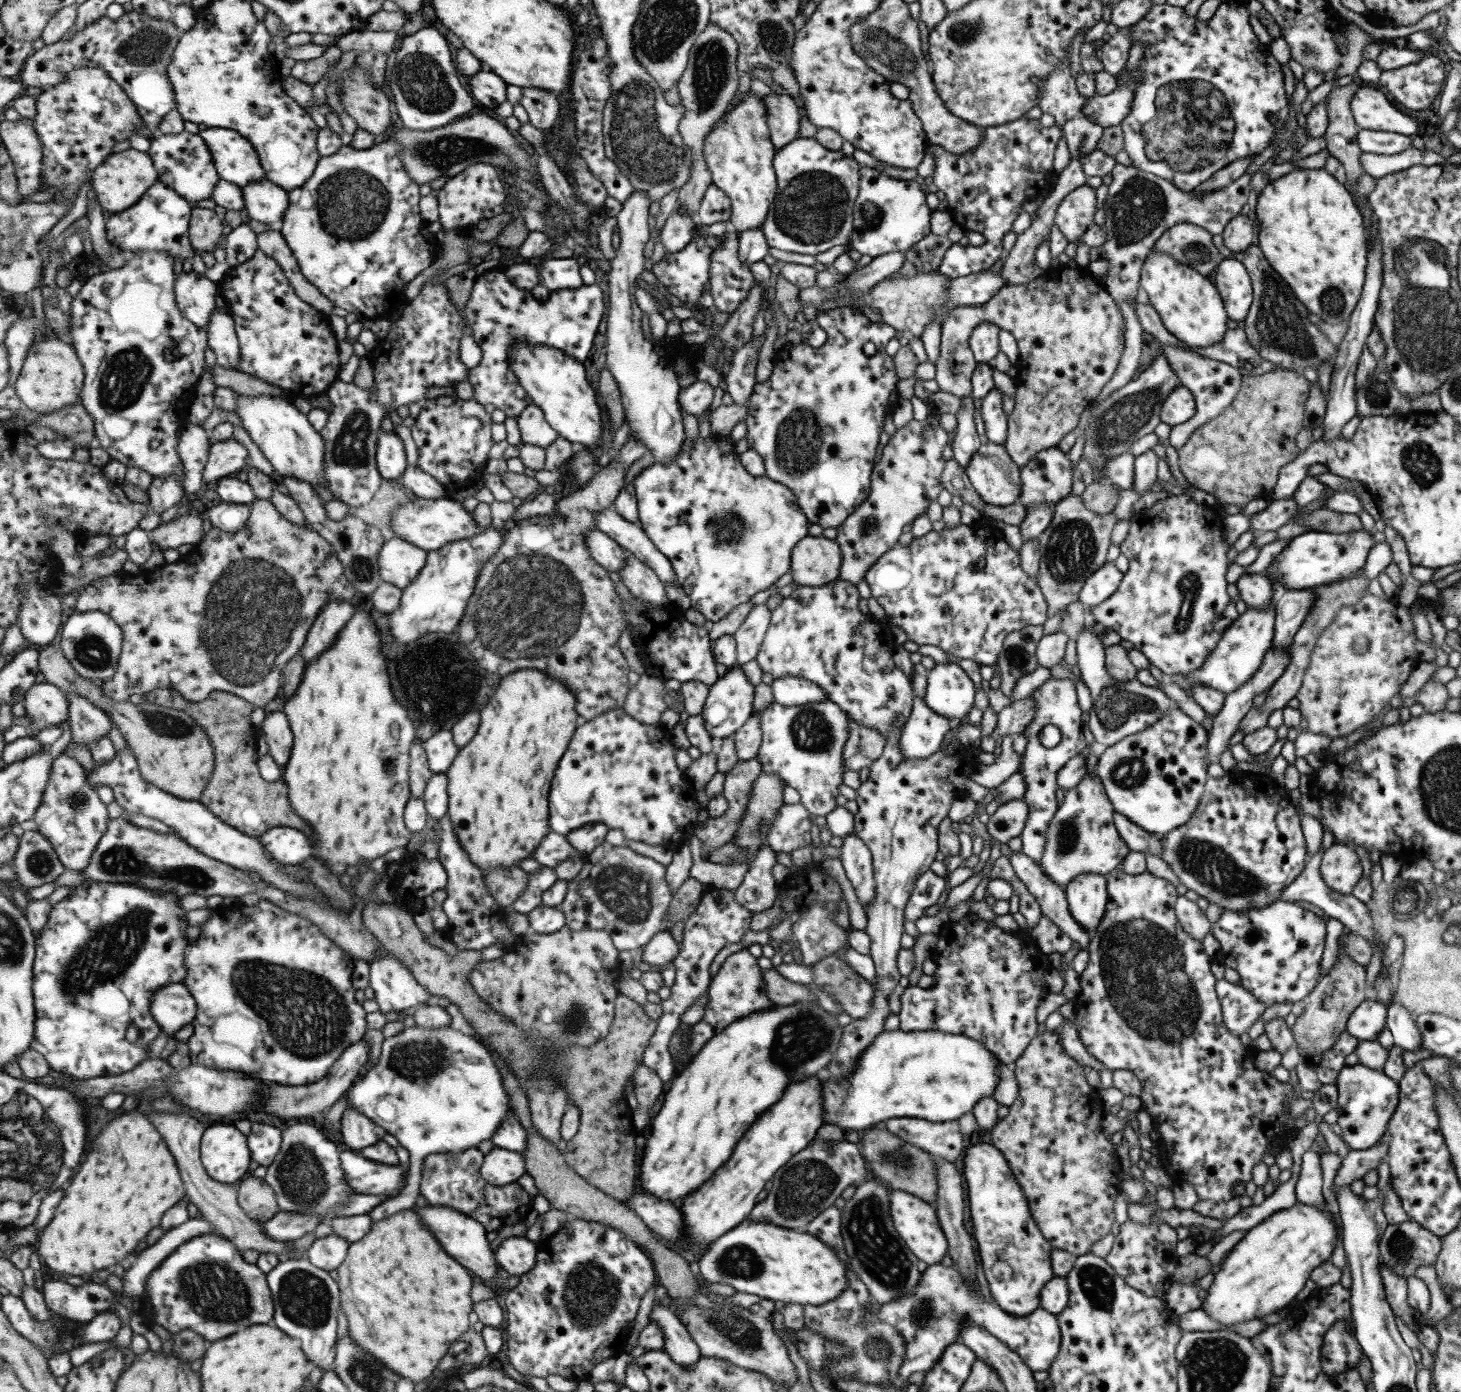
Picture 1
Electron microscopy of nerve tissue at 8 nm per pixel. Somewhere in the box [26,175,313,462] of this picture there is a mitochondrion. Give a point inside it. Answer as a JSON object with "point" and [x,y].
{"point":[119,385]}

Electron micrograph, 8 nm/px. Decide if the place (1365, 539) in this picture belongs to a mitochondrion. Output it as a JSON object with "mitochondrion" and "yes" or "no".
{"mitochondrion":"no"}

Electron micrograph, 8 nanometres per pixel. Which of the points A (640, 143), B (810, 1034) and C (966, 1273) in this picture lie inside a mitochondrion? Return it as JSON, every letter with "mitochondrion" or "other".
{"A":"mitochondrion","B":"mitochondrion","C":"other"}

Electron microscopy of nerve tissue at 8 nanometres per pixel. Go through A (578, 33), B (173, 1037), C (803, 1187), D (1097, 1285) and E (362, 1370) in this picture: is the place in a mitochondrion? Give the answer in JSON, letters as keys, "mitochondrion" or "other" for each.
{"A":"other","B":"other","C":"mitochondrion","D":"mitochondrion","E":"mitochondrion"}

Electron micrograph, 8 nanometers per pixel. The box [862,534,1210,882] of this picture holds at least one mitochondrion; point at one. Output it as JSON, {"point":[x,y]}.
{"point":[1115,706]}

